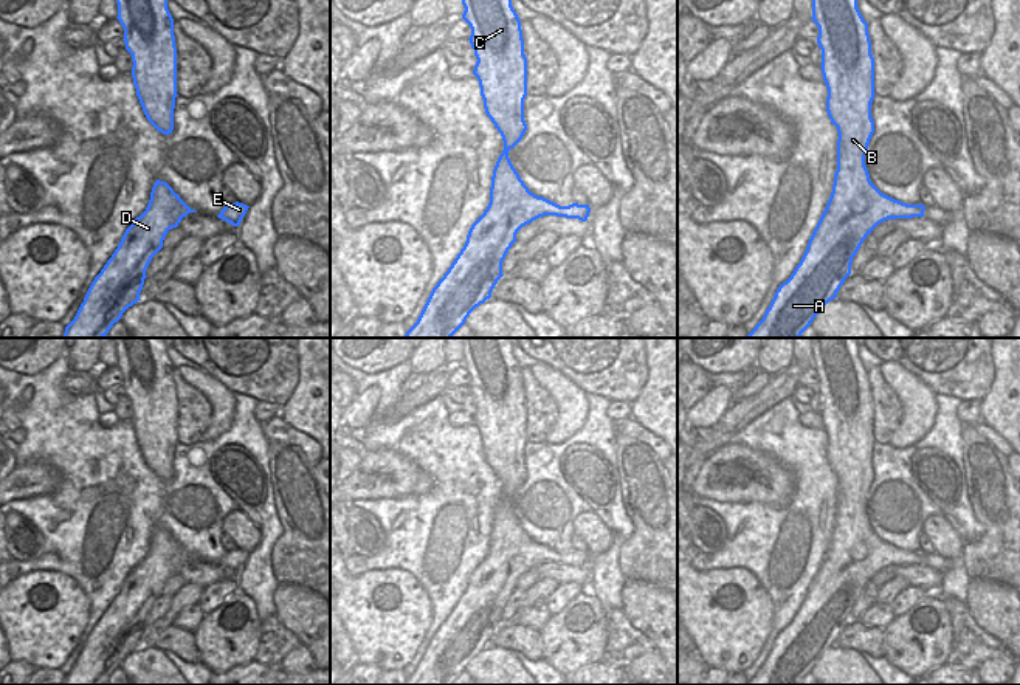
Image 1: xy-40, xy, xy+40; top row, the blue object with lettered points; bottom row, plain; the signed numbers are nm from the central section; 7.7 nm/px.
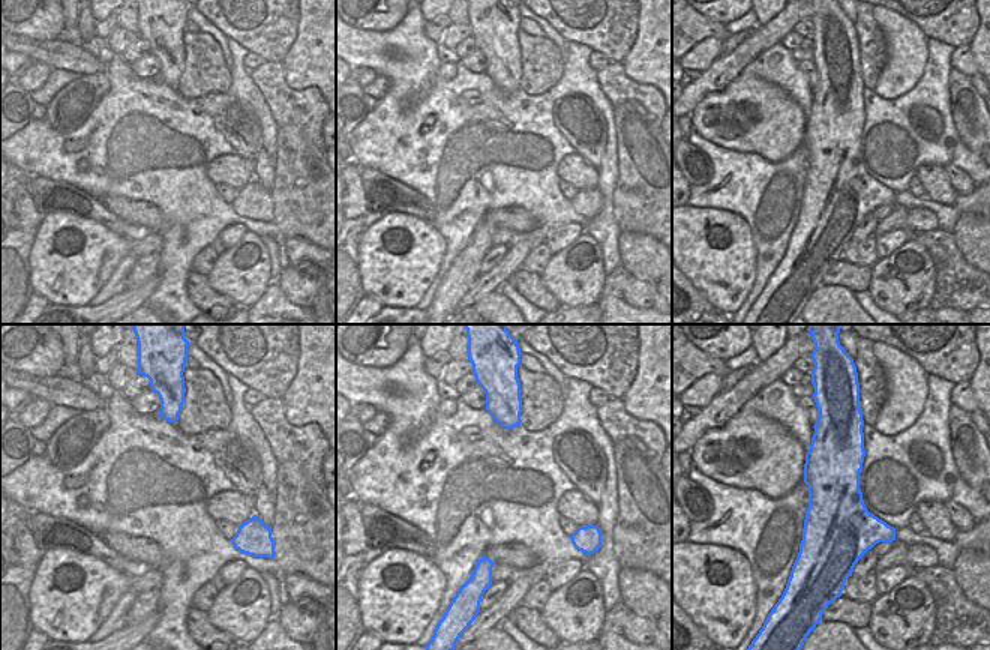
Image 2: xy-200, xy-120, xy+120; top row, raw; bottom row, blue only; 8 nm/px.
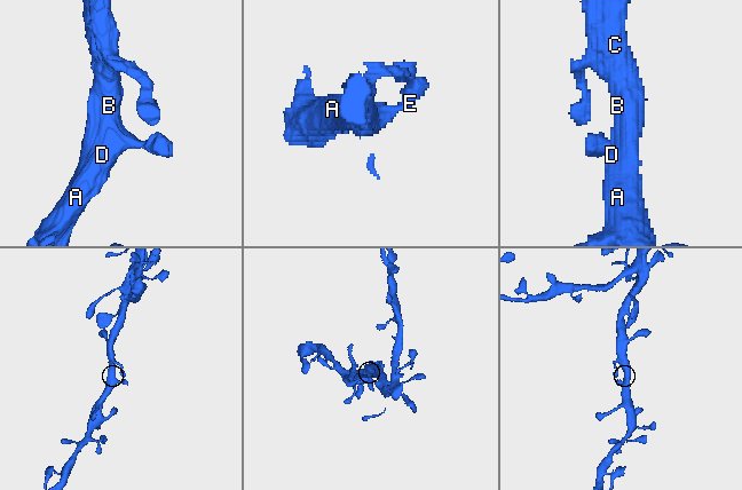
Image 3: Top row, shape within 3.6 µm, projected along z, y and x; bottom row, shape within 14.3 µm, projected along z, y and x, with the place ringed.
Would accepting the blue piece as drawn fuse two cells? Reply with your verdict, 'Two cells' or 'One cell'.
One cell

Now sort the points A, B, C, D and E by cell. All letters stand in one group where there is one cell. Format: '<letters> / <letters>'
A B C D E

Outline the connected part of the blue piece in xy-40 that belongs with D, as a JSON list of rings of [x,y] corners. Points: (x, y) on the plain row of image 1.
[[[157,527],[146,558],[126,577],[118,595],[91,629],[74,666],[65,674],[64,685],[104,685],[122,660],[136,651],[152,604],[163,595],[169,577],[177,575],[191,556],[166,530]]]

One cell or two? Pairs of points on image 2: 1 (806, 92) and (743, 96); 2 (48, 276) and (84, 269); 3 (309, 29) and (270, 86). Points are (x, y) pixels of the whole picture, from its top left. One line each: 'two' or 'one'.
1: two
2: one
3: two

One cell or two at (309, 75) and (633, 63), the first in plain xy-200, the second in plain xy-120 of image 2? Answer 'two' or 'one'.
one

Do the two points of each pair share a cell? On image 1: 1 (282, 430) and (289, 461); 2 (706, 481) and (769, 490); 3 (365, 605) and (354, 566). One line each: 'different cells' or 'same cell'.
1: different cells
2: same cell
3: different cells

